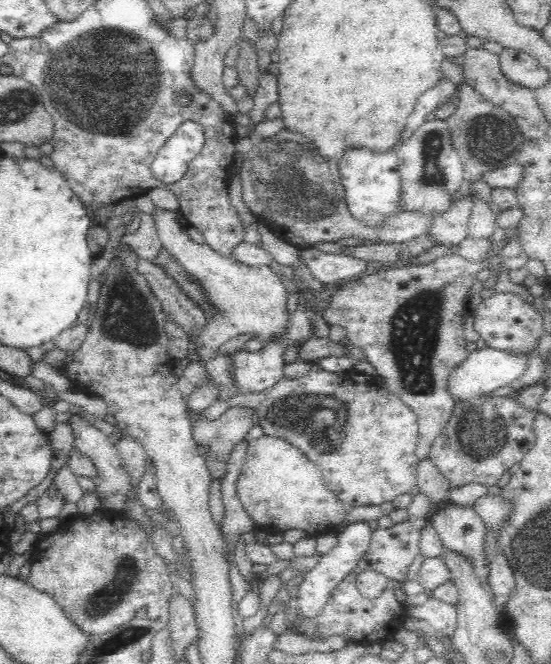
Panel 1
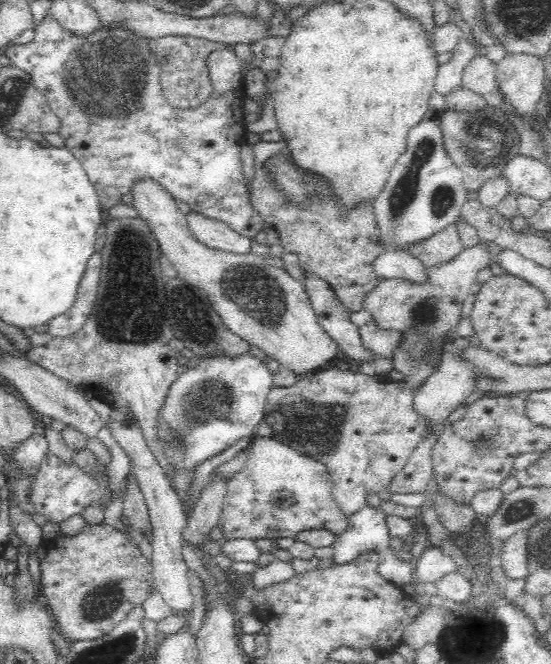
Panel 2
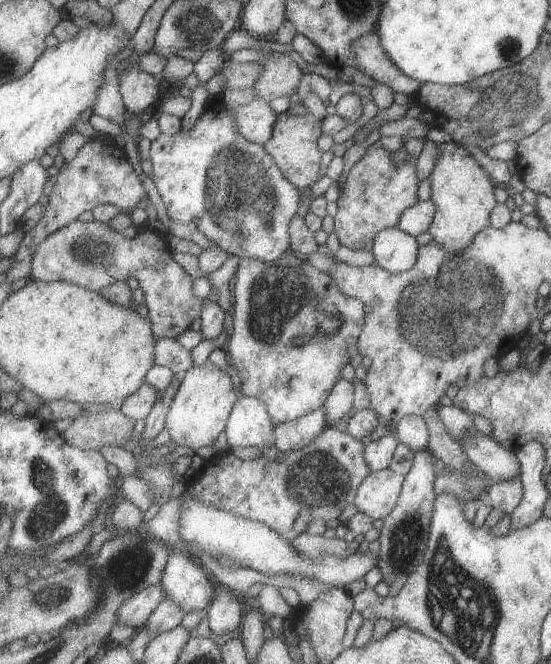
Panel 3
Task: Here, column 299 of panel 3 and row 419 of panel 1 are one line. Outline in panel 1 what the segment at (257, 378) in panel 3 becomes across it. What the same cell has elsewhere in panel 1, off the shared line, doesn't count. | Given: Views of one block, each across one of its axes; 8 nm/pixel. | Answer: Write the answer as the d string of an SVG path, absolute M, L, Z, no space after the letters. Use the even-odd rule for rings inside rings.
M312 363L312 368L307 374L289 379L282 377L272 388L266 391L266 398L255 411L256 424L262 427L265 435L287 440L292 446L300 449L310 461L318 465L323 474L324 484L328 490L331 490L349 509L354 506L378 506L382 502L393 501L397 496L408 493L416 485L416 475L418 466L418 457L415 456L415 450L419 437L419 424L417 414L400 399L400 396L394 394L392 390L380 388L380 386L368 386L368 384L356 384L352 382L346 372L332 373L319 368L316 363Z

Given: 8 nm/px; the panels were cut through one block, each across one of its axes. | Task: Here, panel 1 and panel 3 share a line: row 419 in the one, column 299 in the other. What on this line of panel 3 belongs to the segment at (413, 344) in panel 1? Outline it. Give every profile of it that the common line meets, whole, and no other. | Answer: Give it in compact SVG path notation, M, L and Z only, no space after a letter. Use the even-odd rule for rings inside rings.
M321 407L297 420L276 425L275 446L280 452L295 452L309 446L328 427L328 412Z

